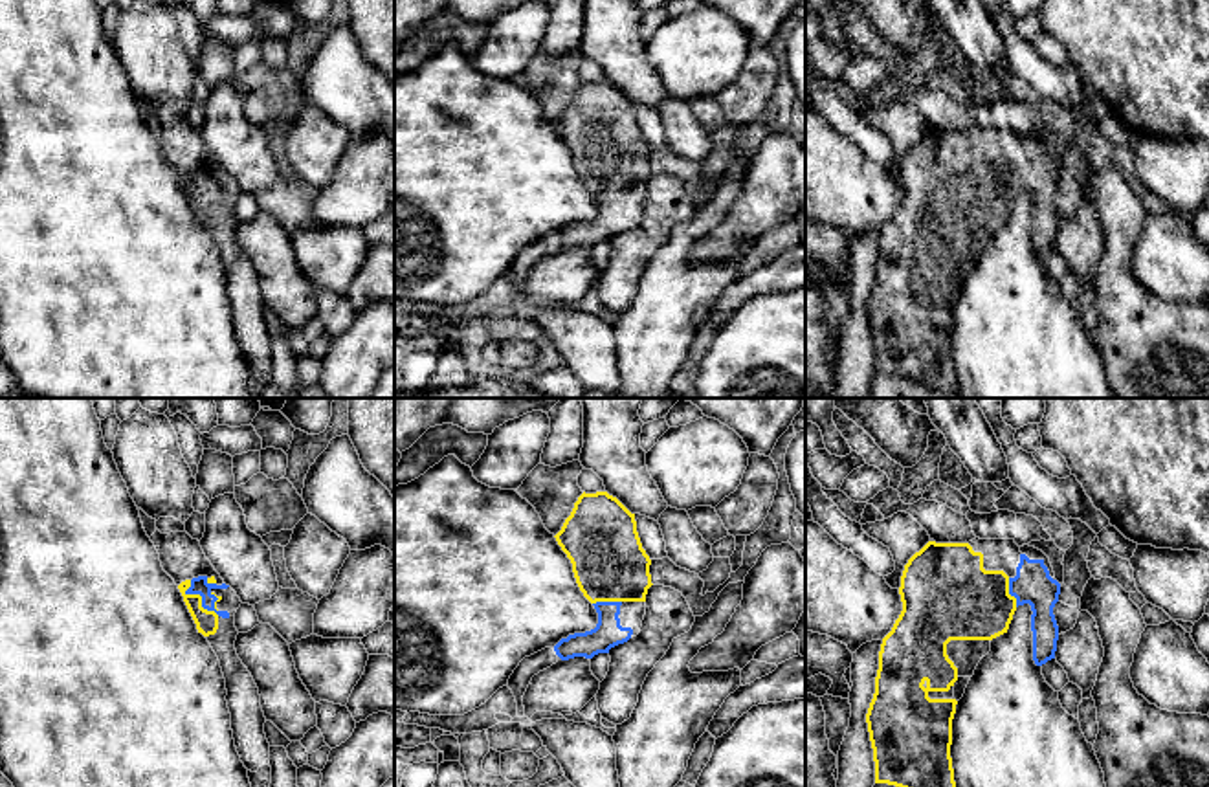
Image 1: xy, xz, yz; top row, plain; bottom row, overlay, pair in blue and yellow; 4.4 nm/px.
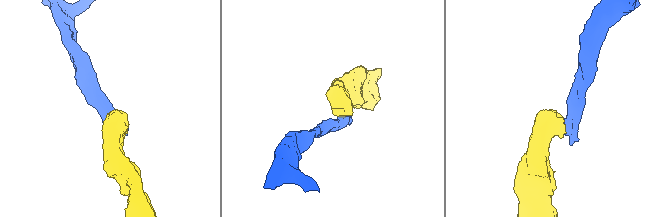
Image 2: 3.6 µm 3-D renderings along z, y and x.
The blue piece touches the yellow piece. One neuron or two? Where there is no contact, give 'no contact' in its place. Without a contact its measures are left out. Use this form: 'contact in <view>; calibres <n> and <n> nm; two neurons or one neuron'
contact in xy; calibres 80 and 100 nm; one neuron

